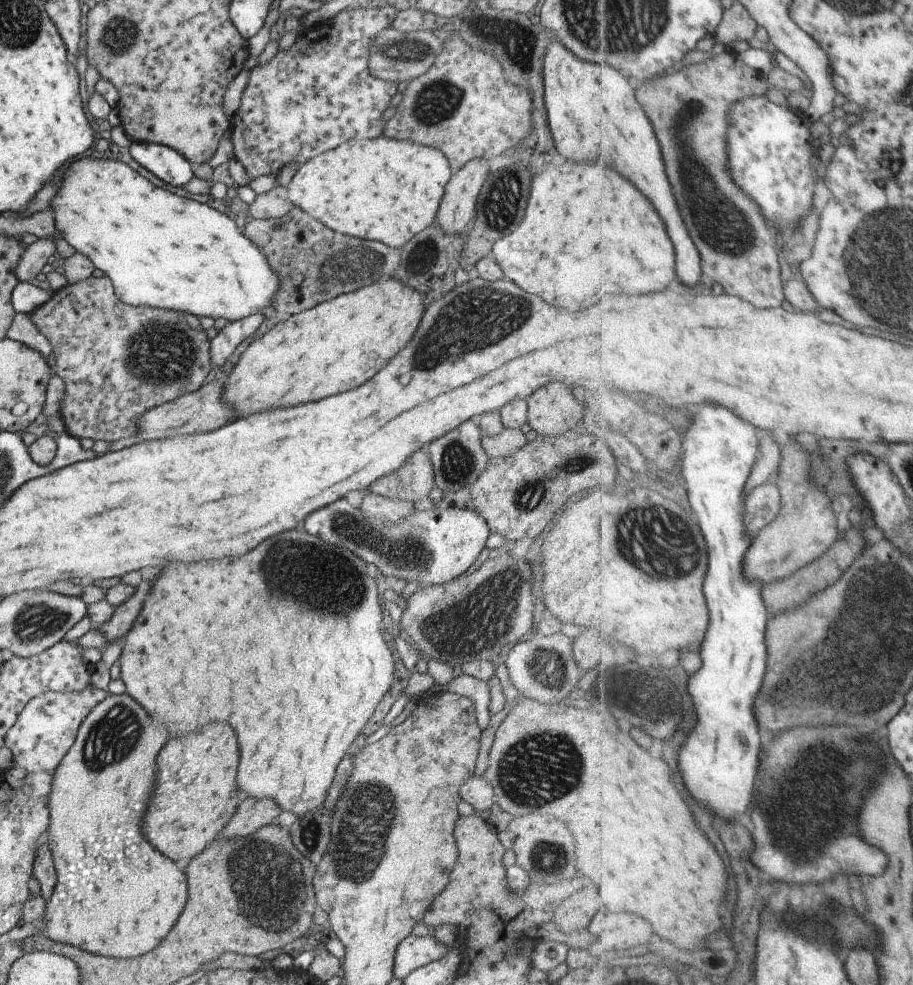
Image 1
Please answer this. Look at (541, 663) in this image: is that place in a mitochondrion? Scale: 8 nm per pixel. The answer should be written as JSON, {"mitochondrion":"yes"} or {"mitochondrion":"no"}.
{"mitochondrion":"yes"}

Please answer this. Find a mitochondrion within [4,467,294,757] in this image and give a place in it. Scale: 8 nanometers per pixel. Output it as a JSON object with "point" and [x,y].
{"point":[36,622]}

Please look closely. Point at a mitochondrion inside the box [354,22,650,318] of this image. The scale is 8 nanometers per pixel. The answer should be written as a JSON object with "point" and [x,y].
{"point":[501,204]}

